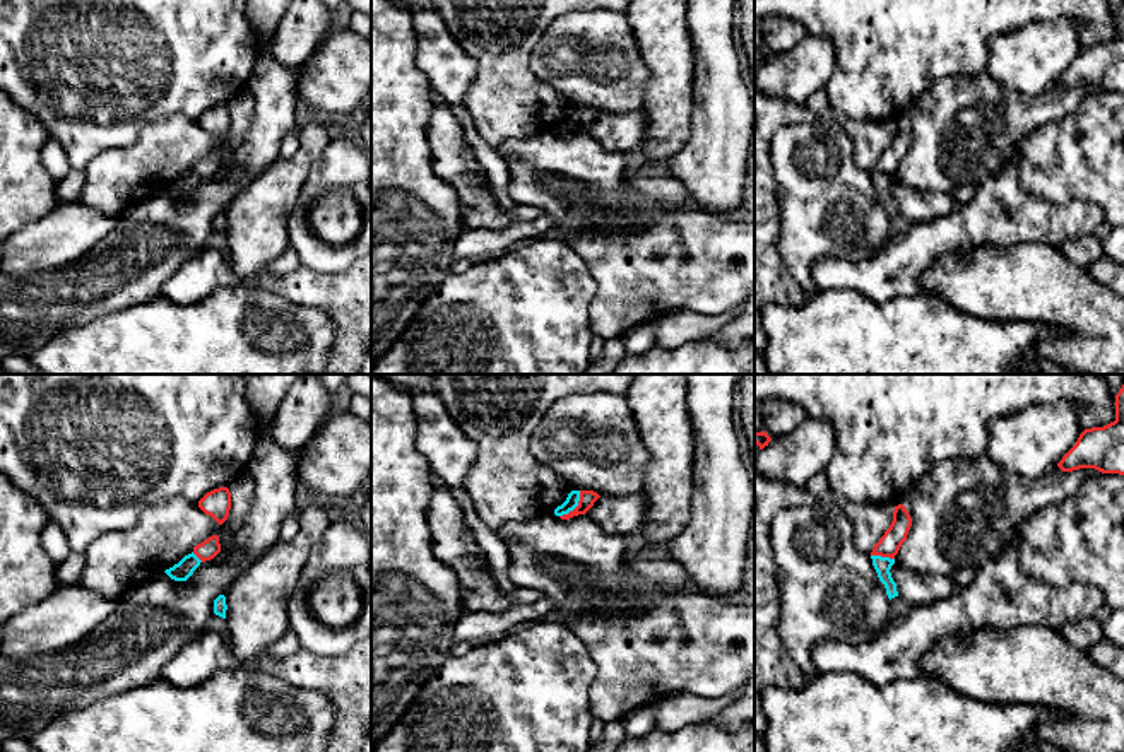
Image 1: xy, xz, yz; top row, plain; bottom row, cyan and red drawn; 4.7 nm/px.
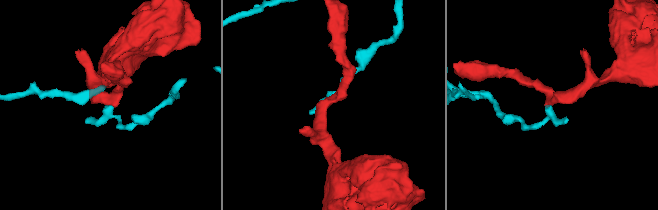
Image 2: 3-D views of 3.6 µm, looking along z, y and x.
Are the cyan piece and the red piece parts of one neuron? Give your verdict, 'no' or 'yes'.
no

